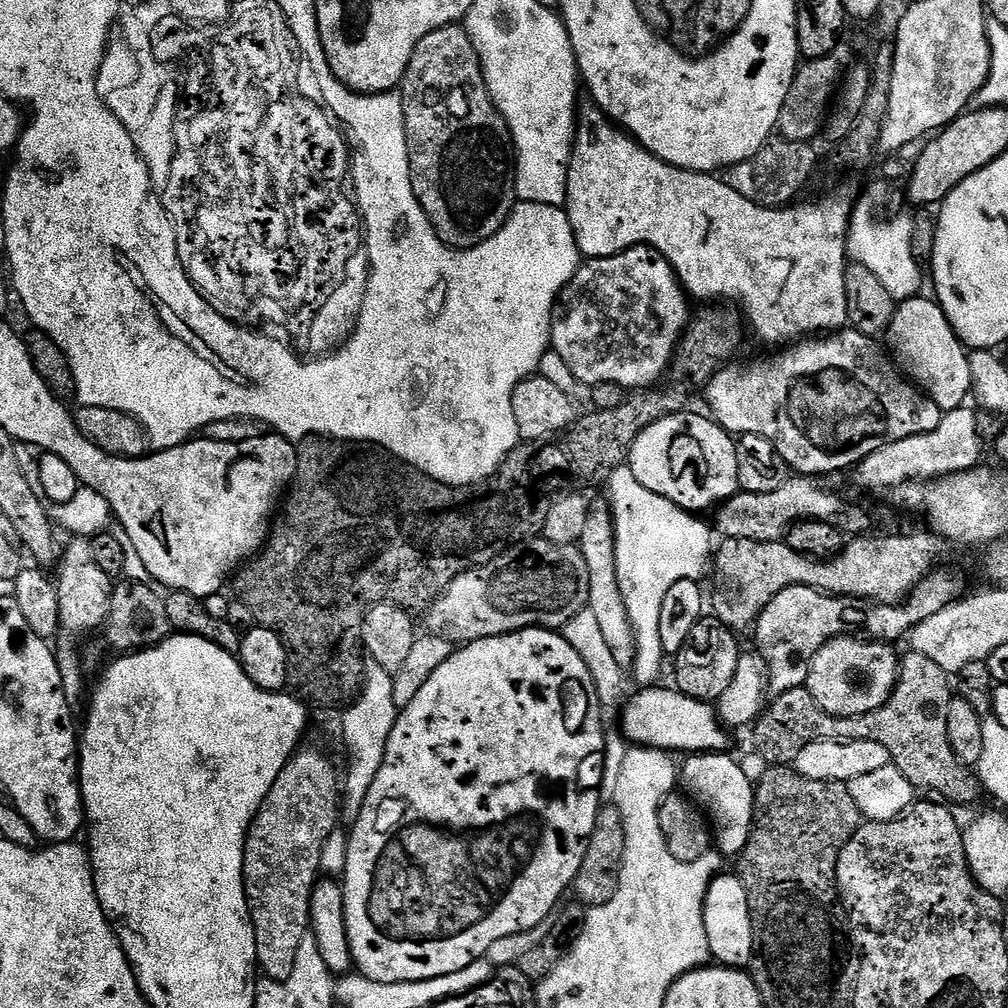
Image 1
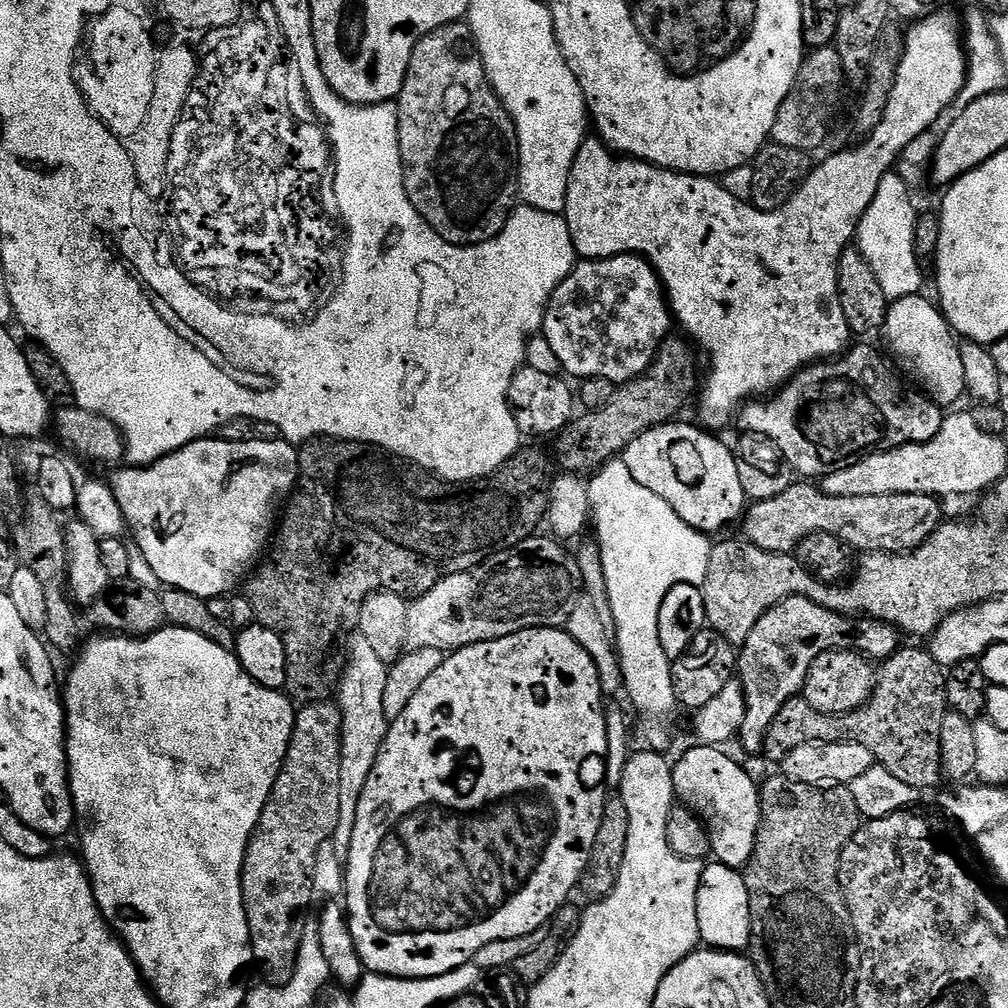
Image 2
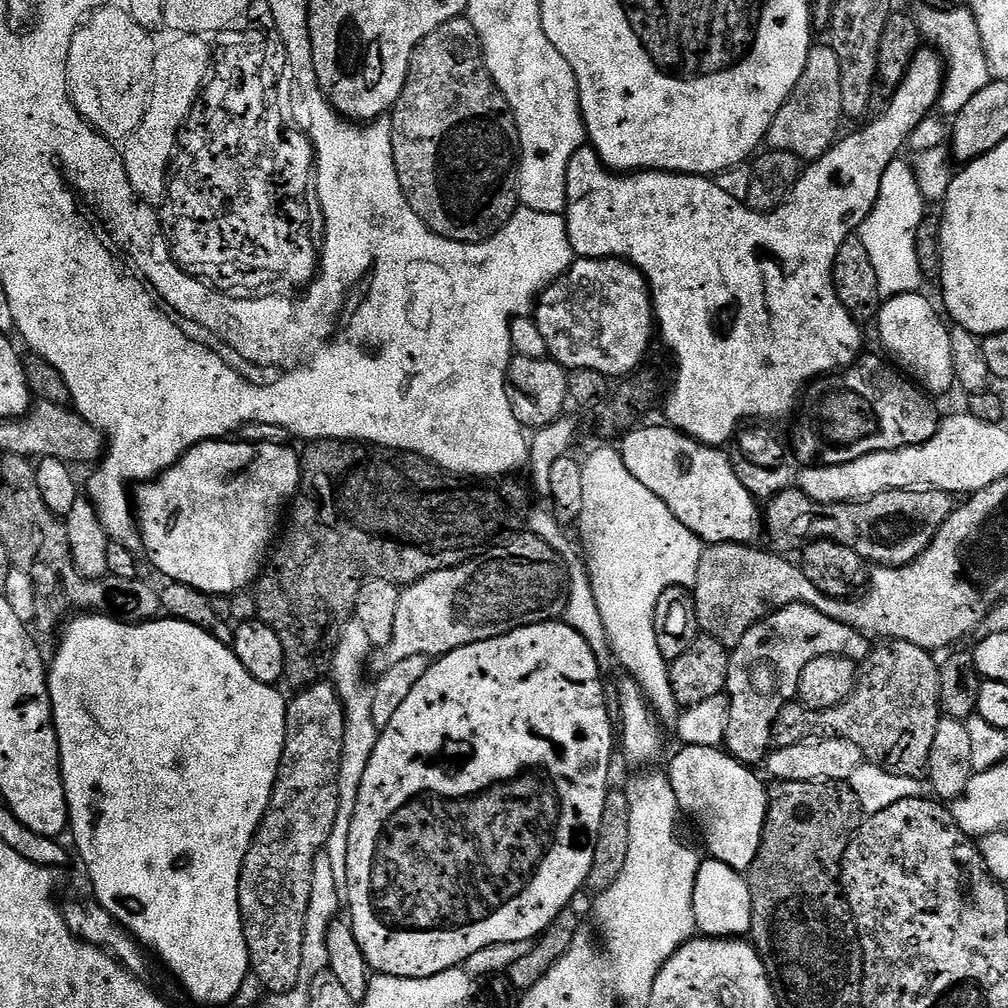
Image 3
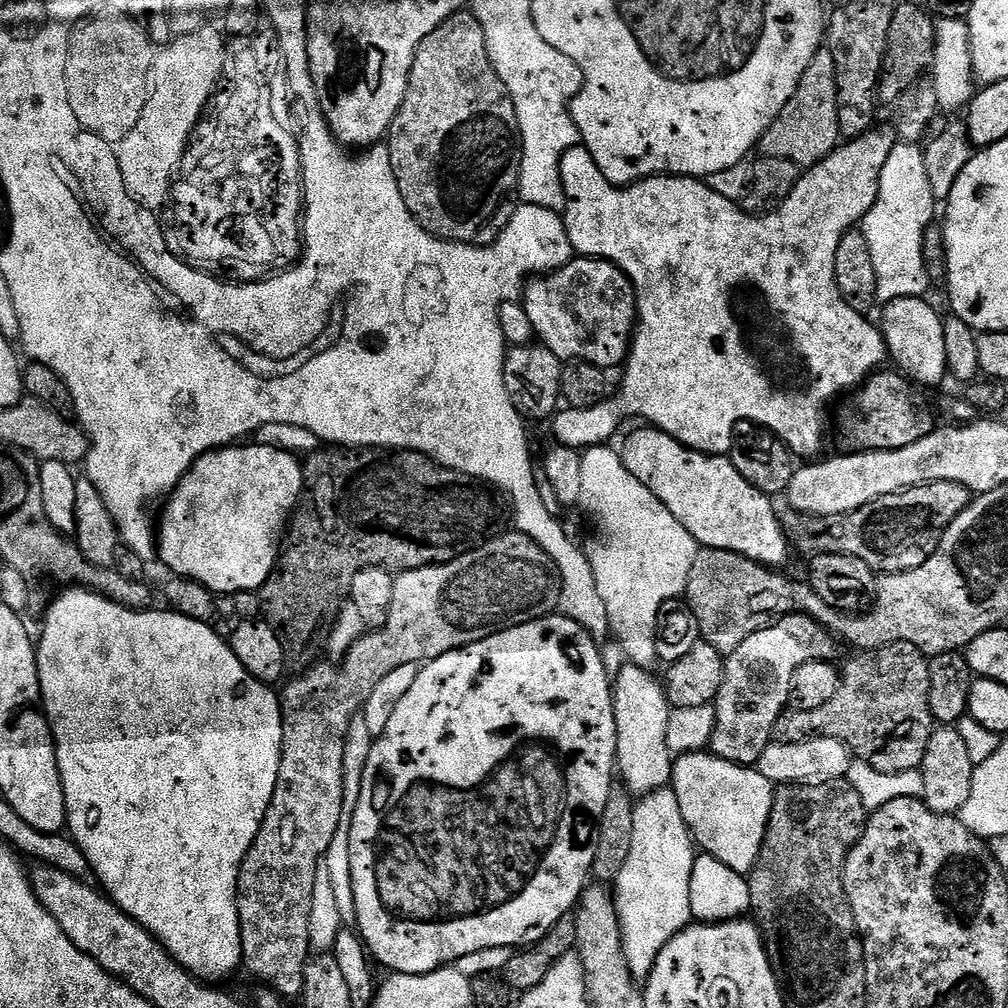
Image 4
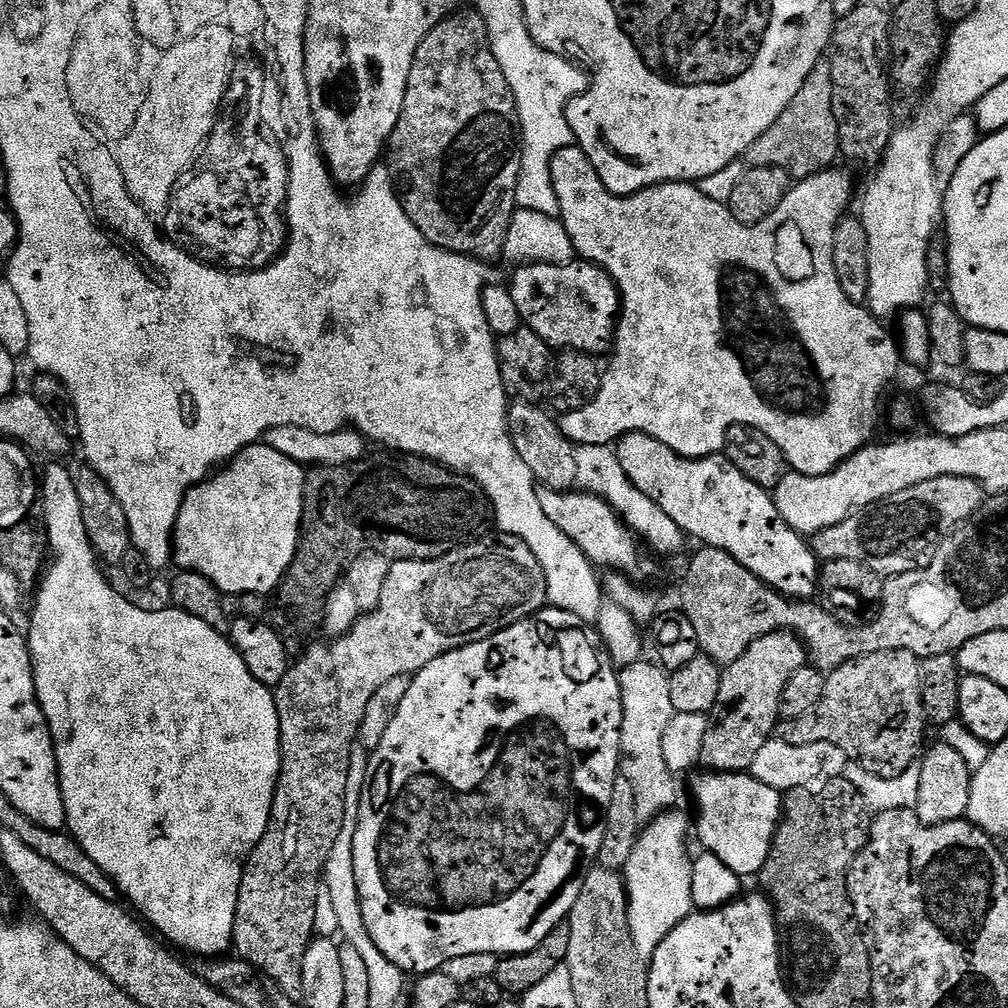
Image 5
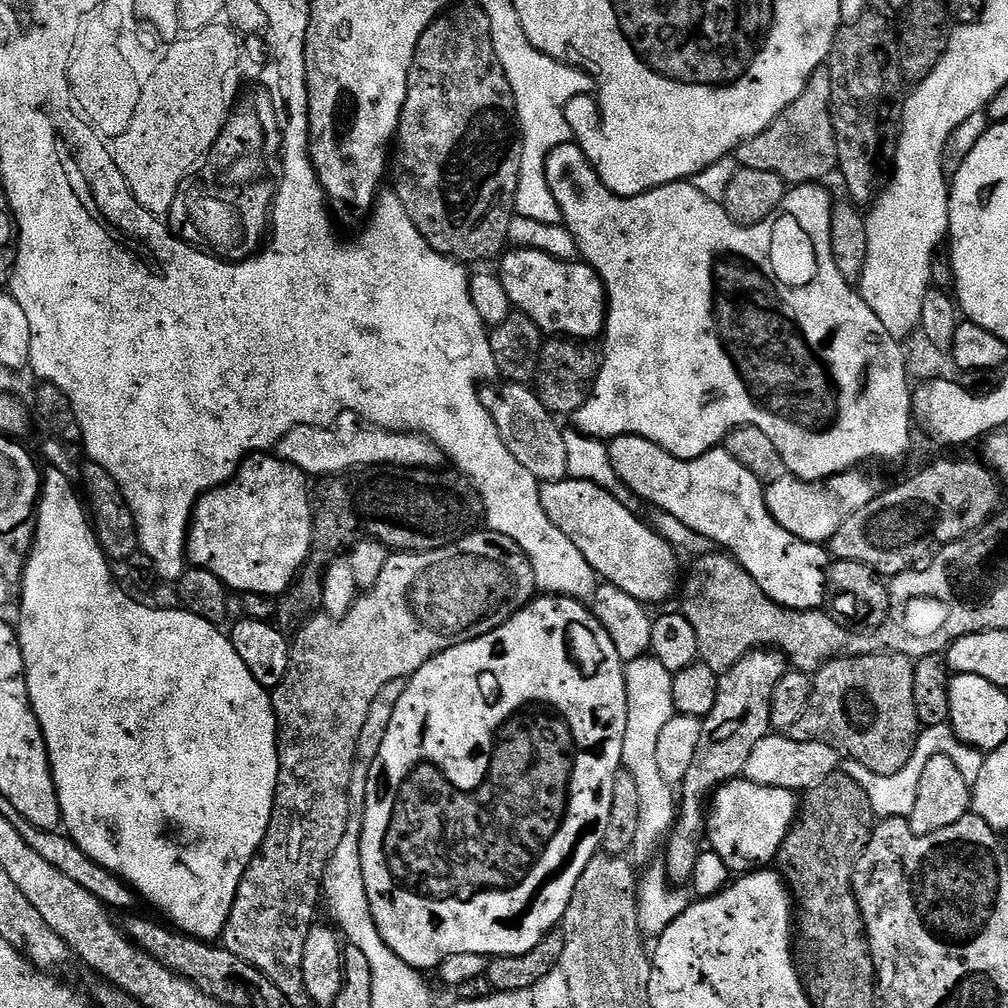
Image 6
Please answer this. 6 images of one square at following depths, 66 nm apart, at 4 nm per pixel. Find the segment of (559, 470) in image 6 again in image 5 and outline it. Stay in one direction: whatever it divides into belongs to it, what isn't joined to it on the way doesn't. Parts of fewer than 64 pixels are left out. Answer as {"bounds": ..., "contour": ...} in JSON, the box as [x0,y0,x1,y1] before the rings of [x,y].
{"bounds":[508,402,578,493],"contour":[[[516,402],[508,409],[508,422],[516,442],[516,451],[522,462],[530,466],[530,474],[537,484],[544,484],[555,492],[567,493],[576,488],[578,478],[577,445],[562,434],[557,417],[551,411],[543,412],[536,402]]]}

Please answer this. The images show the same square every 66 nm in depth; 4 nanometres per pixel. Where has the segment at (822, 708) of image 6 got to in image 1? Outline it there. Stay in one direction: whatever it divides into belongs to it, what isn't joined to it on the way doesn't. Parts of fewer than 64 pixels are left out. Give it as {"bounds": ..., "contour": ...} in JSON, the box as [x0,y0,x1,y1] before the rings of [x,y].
{"bounds":[754,651,982,806],"contour":[[[909,651],[907,653],[908,657],[905,655],[900,662],[900,674],[903,677],[902,684],[908,688],[916,688],[916,692],[904,693],[903,690],[897,691],[890,699],[888,703],[884,705],[883,709],[879,712],[871,712],[865,716],[857,716],[855,720],[844,720],[840,716],[831,716],[826,714],[818,706],[818,702],[814,702],[814,698],[808,692],[807,687],[795,688],[794,690],[786,690],[785,692],[779,693],[775,697],[776,700],[767,705],[761,711],[758,719],[755,721],[754,729],[756,728],[756,744],[754,744],[754,751],[758,754],[762,754],[762,758],[766,758],[766,762],[770,766],[788,766],[791,765],[798,758],[800,751],[806,747],[807,744],[812,742],[822,742],[823,740],[869,740],[870,742],[879,742],[882,746],[886,746],[886,750],[890,754],[892,759],[892,764],[895,766],[898,771],[900,771],[910,783],[914,785],[918,790],[926,791],[928,794],[936,794],[932,792],[941,792],[943,799],[947,801],[949,805],[957,806],[956,804],[972,804],[976,799],[979,798],[980,794],[982,795],[982,787],[979,776],[973,771],[969,765],[958,762],[958,758],[954,754],[954,746],[950,746],[950,734],[946,734],[946,714],[950,710],[950,702],[954,699],[953,689],[950,687],[950,676],[949,673],[942,670],[942,666],[938,666],[938,662],[930,662],[930,658],[926,658],[926,654],[918,654],[917,652]]]}

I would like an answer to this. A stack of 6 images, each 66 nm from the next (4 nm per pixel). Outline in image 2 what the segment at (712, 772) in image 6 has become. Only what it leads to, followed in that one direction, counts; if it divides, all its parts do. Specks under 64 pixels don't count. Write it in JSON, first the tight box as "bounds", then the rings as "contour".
{"bounds":[738,596,902,753],"contour":[[[791,596],[778,602],[773,608],[766,610],[766,614],[762,614],[762,618],[758,618],[758,626],[754,626],[754,630],[750,630],[750,638],[746,638],[746,642],[738,652],[738,679],[744,685],[744,701],[746,702],[746,714],[742,718],[738,744],[745,748],[743,750],[745,753],[763,753],[766,734],[770,730],[775,716],[778,715],[778,710],[782,710],[782,706],[786,706],[788,700],[797,699],[803,693],[806,674],[810,670],[814,658],[818,658],[823,652],[847,650],[859,652],[869,661],[883,662],[902,647],[900,639],[902,639],[900,629],[892,624],[828,610],[826,606],[820,606],[818,602],[812,602],[805,596]]]}

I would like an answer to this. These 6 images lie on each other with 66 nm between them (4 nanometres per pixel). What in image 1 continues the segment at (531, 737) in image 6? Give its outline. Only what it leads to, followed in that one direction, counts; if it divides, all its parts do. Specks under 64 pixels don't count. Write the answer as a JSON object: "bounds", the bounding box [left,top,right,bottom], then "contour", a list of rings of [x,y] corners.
{"bounds":[342,628,606,984],"contour":[[[524,628],[520,632],[511,632],[505,636],[491,636],[475,640],[473,644],[457,647],[430,678],[426,678],[426,686],[414,694],[414,702],[410,706],[399,709],[396,725],[390,734],[390,742],[386,742],[386,758],[382,762],[382,770],[378,770],[378,778],[374,778],[374,786],[370,786],[370,794],[366,794],[366,802],[362,806],[362,814],[358,814],[355,824],[348,832],[348,853],[346,854],[346,870],[342,877],[344,889],[344,905],[346,906],[346,934],[350,938],[350,954],[355,971],[361,976],[379,984],[405,984],[430,978],[442,978],[446,974],[454,974],[458,970],[466,970],[475,960],[483,960],[488,955],[490,945],[499,940],[510,938],[519,932],[530,930],[542,921],[549,919],[557,911],[556,903],[564,896],[564,891],[571,889],[576,883],[576,875],[582,866],[582,858],[586,858],[586,846],[590,842],[590,834],[594,834],[594,818],[598,818],[600,809],[600,772],[604,768],[604,730],[606,721],[602,717],[600,699],[594,686],[594,678],[590,678],[590,670],[586,670],[586,662],[578,655],[578,650],[566,642],[559,631],[550,628]]]}

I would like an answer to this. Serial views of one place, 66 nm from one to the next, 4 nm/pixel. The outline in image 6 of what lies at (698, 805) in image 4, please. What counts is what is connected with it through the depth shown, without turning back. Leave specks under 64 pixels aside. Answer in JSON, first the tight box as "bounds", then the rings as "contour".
{"bounds":[706,778,798,874],"contour":[[[737,778],[717,788],[711,797],[706,812],[706,840],[711,851],[720,855],[733,873],[740,874],[749,866],[768,866],[775,861],[797,815],[798,796],[789,788],[758,786]]]}

